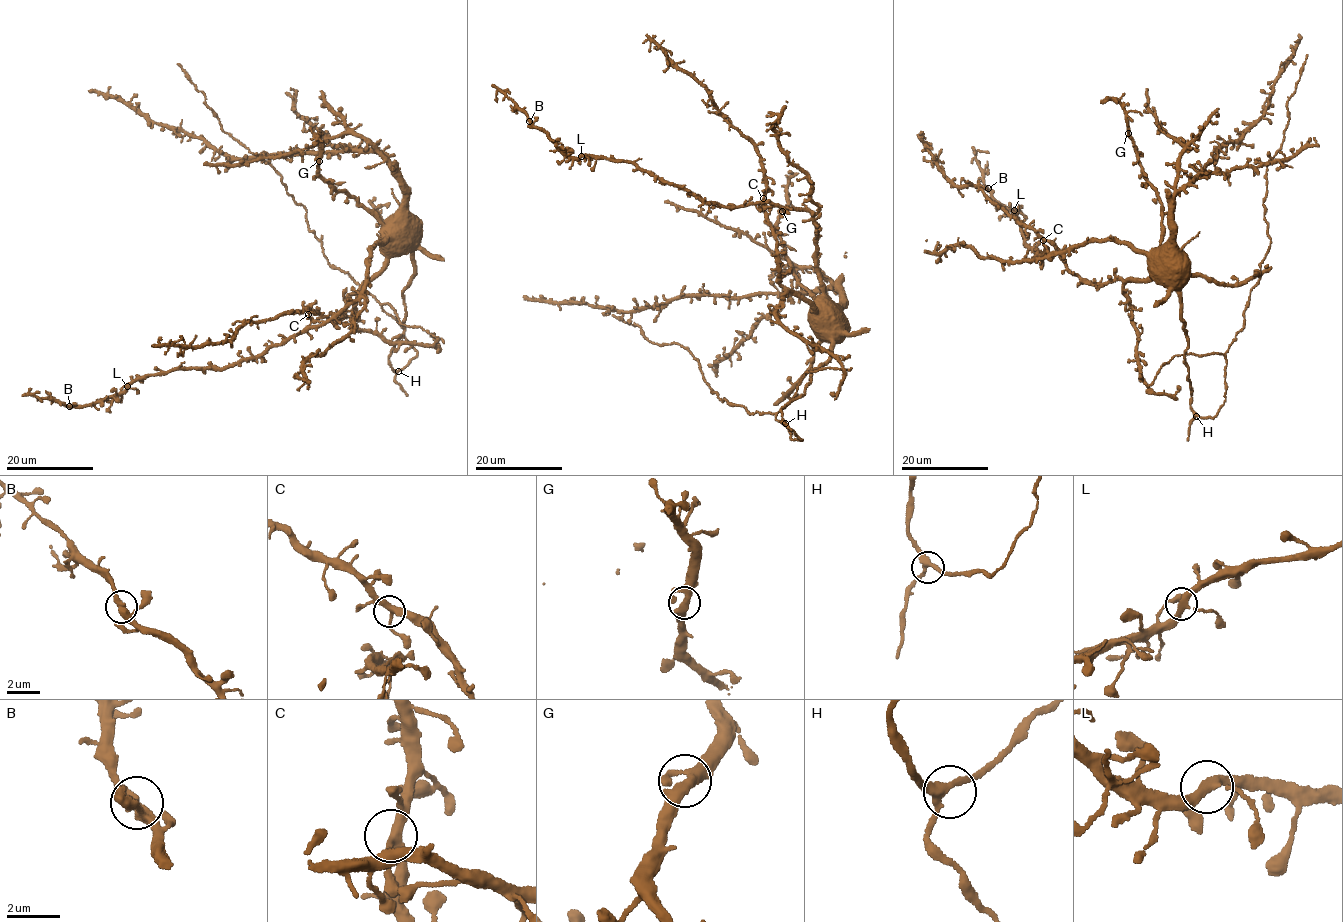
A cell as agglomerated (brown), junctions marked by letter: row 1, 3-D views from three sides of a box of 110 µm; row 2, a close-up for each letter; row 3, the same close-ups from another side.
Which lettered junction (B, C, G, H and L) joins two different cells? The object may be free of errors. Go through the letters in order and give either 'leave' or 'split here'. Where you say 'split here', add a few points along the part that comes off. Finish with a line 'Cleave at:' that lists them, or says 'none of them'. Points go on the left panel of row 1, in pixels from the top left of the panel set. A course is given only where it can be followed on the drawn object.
B: leave
C: leave
G: leave
H: leave
L: leave
Cleave at: none of them

